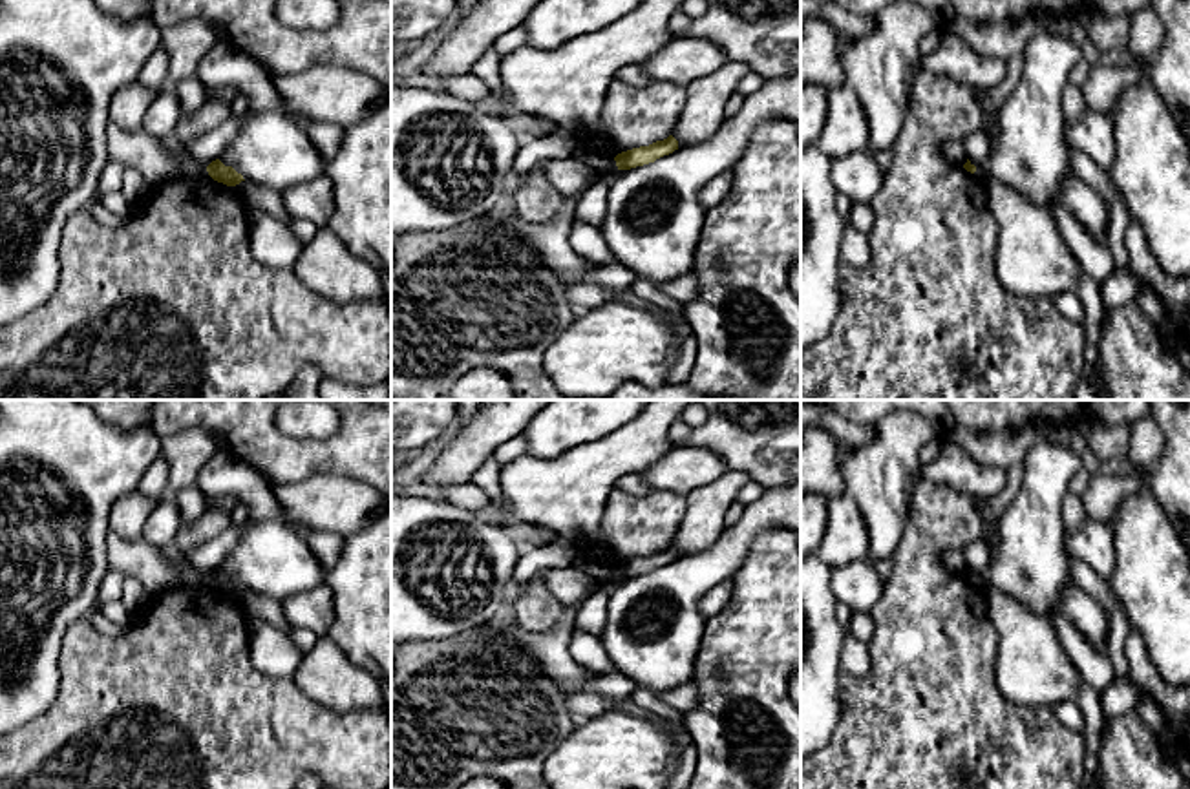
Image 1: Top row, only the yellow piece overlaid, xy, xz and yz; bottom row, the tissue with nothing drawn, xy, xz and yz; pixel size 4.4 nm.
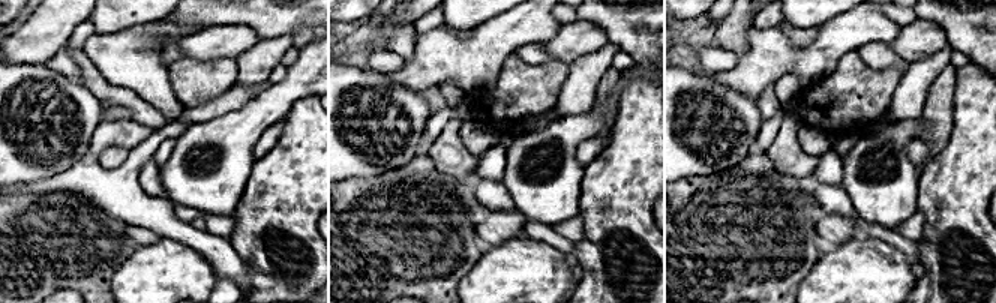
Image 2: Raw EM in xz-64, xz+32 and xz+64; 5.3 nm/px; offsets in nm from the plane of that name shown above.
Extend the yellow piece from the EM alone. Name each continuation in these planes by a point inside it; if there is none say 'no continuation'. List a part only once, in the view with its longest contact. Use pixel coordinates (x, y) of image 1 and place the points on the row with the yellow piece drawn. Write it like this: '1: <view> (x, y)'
no continuation

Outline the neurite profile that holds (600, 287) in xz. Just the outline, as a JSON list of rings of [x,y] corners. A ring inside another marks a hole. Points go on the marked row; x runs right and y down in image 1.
[[[614,261],[598,268],[587,279],[570,283],[567,287],[567,300],[572,305],[590,310],[614,300],[616,292],[631,289],[636,279],[638,276],[631,268]]]

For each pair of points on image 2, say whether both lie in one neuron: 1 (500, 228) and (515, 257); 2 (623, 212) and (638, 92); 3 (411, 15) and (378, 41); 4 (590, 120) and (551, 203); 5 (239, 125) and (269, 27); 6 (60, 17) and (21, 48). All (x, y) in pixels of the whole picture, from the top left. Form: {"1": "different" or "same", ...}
{"1": "different", "2": "same", "3": "same", "4": "same", "5": "different", "6": "same"}

